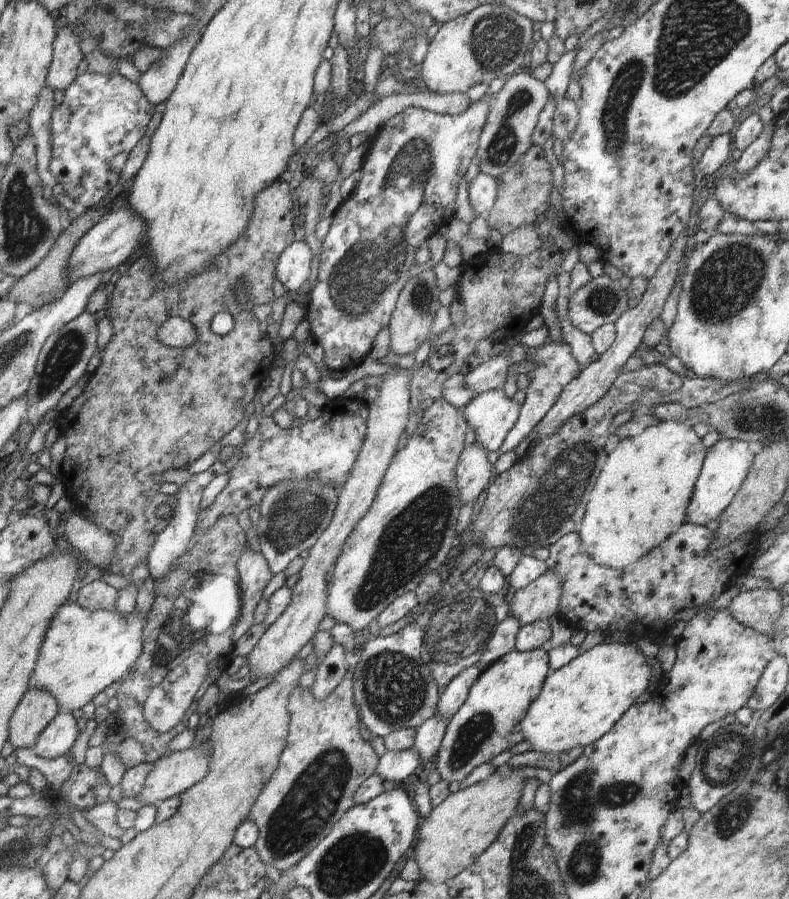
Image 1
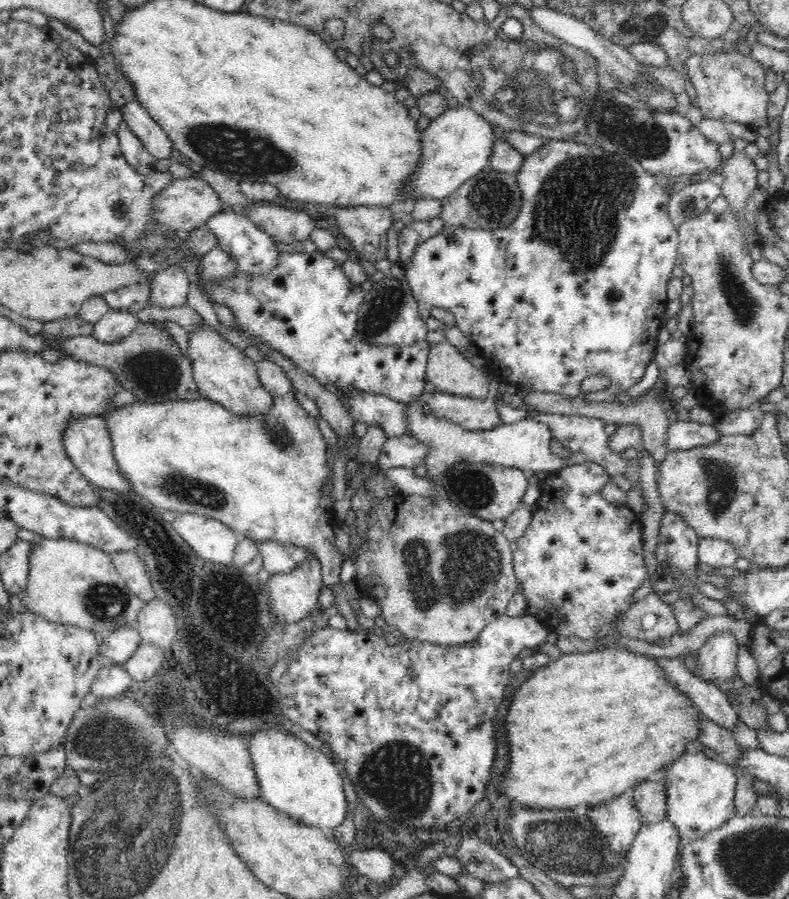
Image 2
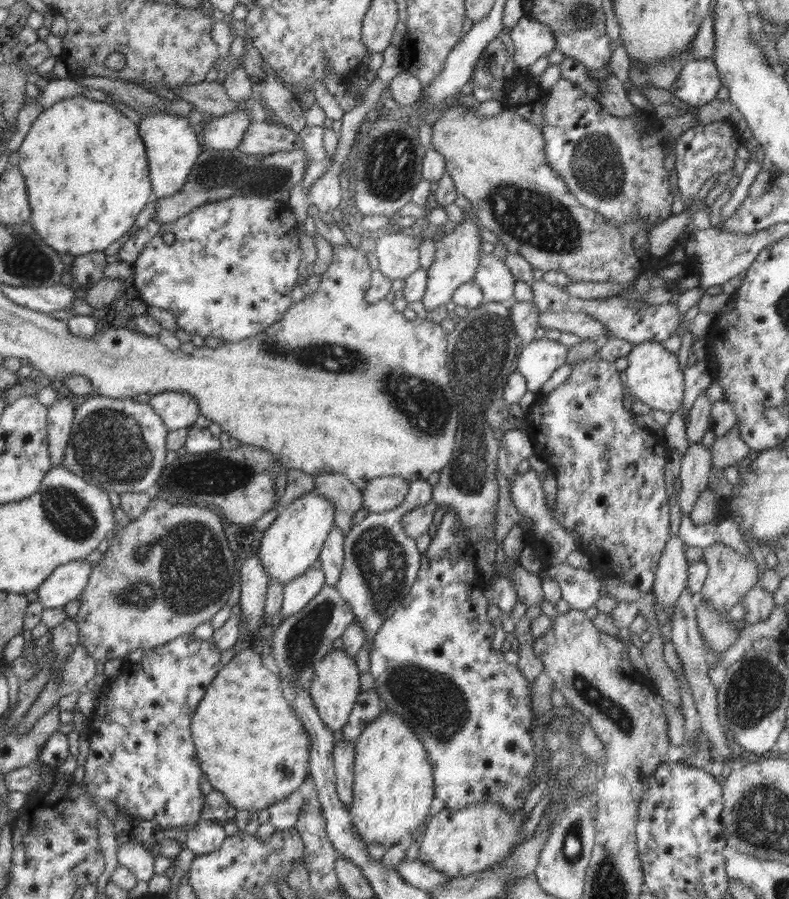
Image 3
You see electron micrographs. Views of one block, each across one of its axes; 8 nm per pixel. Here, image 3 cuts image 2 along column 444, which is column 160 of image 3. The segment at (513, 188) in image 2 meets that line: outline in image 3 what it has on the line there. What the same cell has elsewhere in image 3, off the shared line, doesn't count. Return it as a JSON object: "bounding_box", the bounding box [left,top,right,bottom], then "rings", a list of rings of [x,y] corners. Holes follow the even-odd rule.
{"bounding_box":[154,149,308,223],"rings":[[[208,149],[198,156],[198,161],[194,163],[186,177],[185,185],[178,192],[172,196],[156,198],[155,204],[158,206],[154,220],[158,223],[174,222],[207,202],[215,203],[232,196],[251,197],[258,194],[260,197],[286,202],[290,189],[300,184],[303,179],[307,161],[308,157],[302,149],[276,152],[260,160],[237,149],[228,151]]]}

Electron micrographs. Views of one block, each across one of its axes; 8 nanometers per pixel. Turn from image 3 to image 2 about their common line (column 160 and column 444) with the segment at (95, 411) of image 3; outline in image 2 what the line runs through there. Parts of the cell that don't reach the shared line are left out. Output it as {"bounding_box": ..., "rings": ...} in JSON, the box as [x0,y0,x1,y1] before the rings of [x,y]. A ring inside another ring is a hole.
{"bounding_box":[404,402,568,487],"rings":[[[414,402],[407,405],[404,418],[406,417],[408,417],[408,434],[430,445],[430,452],[424,458],[423,464],[427,467],[426,479],[437,487],[444,473],[454,463],[460,461],[514,467],[527,473],[546,472],[546,470],[557,472],[568,467],[566,458],[554,455],[550,451],[549,426],[528,416],[512,424],[502,424],[490,430],[471,430],[462,428],[443,416],[436,416],[427,406]]]}

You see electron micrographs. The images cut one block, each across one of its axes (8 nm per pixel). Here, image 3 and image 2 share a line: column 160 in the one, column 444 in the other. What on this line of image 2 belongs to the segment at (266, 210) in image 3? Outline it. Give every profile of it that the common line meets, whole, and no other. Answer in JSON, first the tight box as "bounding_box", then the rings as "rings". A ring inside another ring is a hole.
{"bounding_box":[403,140,679,401],"rings":[[[565,140],[546,141],[538,152],[526,155],[521,171],[515,175],[517,185],[522,195],[522,208],[508,228],[485,230],[484,228],[460,228],[446,223],[442,231],[432,236],[415,248],[415,253],[403,266],[406,280],[409,282],[412,296],[422,307],[446,308],[456,319],[457,327],[464,336],[478,349],[484,359],[486,372],[495,377],[498,382],[514,385],[521,389],[554,392],[568,396],[570,399],[586,397],[581,394],[582,382],[590,376],[608,376],[610,385],[593,393],[588,393],[590,401],[618,401],[616,395],[620,390],[626,390],[640,382],[646,367],[654,360],[658,342],[658,332],[664,326],[667,307],[668,283],[672,279],[679,236],[678,229],[670,221],[668,205],[670,193],[661,188],[658,177],[646,172],[638,160],[596,148],[592,144],[576,144]],[[456,234],[455,241],[447,241],[446,237]]]}

